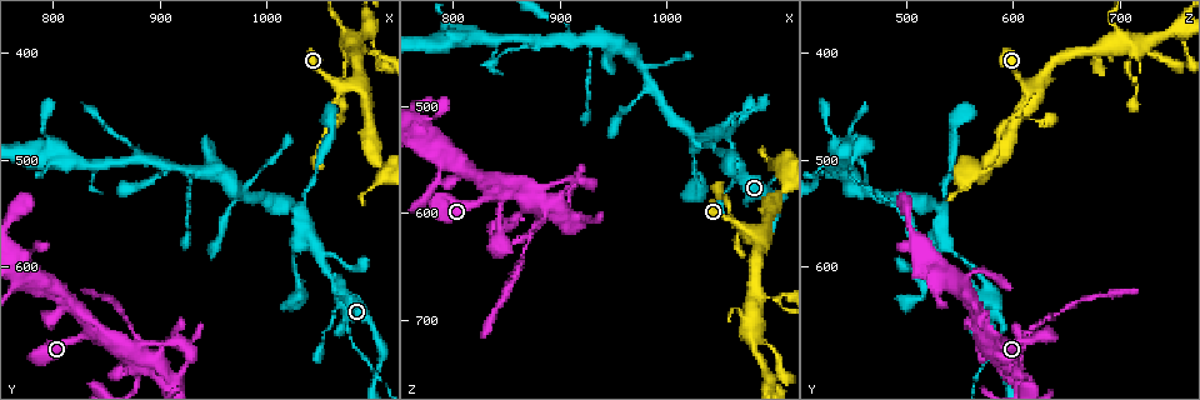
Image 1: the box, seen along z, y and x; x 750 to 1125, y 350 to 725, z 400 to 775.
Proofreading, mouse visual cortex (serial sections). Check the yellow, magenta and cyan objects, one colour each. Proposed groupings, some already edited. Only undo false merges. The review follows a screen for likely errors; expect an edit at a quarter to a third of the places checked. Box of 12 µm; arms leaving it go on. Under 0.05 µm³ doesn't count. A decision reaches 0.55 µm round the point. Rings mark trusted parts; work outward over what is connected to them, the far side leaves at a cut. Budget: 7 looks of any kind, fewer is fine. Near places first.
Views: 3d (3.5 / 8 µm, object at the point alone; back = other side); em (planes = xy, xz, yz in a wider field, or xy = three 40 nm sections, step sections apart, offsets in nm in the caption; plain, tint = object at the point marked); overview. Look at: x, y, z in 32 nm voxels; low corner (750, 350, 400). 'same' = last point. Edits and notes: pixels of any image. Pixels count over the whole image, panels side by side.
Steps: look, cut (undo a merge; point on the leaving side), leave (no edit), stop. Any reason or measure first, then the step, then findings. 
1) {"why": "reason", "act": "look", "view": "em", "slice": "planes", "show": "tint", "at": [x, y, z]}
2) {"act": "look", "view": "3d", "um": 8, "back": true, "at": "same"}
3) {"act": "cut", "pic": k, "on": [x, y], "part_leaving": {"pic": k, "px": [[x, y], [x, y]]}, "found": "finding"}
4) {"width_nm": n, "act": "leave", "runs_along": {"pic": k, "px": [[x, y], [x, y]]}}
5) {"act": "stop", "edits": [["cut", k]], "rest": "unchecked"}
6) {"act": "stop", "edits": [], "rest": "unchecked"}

{"why": "narrows sharply", "act": "look", "view": "3d", "um": 3.5, "at": [1060, 458, 596]}

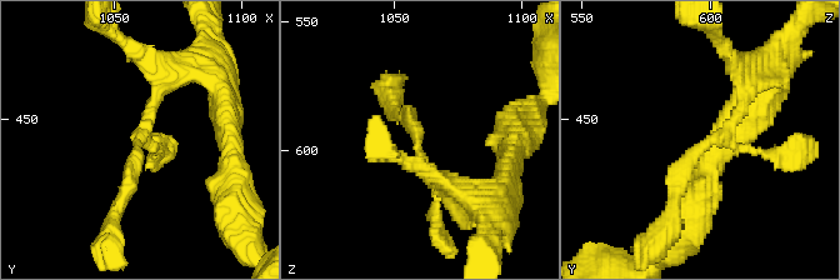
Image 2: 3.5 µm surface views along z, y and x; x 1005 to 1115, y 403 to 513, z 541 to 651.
{"why": "now the EM", "act": "look", "view": "em", "slice": "xy", "step": 3, "show": "tint", "at": [1060, 461, 597]}

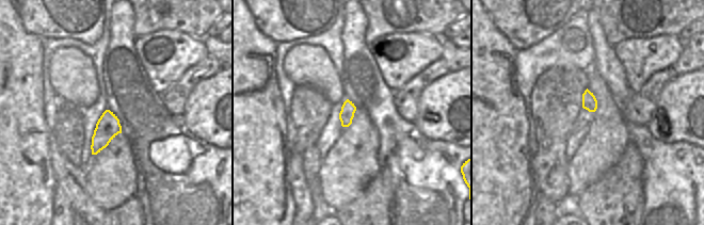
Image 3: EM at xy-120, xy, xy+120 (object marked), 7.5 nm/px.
{"why": "cut it another way", "act": "look", "view": "em", "slice": "xy", "step": 1, "show": "tint", "at": "same"}

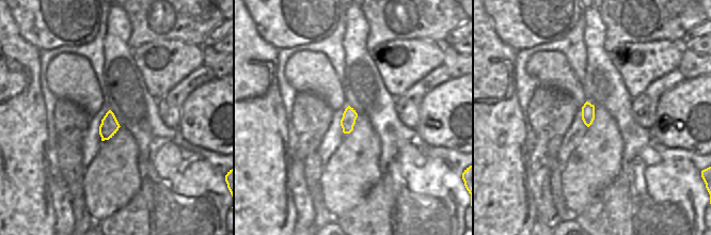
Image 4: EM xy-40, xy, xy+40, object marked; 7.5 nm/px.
{"act": "leave", "runs_along": {"pic": 2, "px": [[746, 88], [685, 164], [673, 218]]}, "found": "continuous, no second cell"}

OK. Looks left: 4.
{"why": "small branch off a trunk", "act": "look", "view": "3d", "um": 3.5, "at": [1080, 394, 722]}

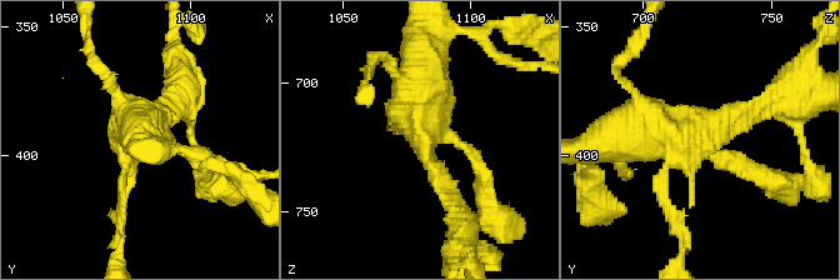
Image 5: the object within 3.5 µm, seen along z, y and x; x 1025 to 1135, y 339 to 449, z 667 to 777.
{"why": "shape alone is not enough", "act": "look", "view": "em", "slice": "xy", "step": 5, "show": "tint", "at": [1082, 392, 722]}

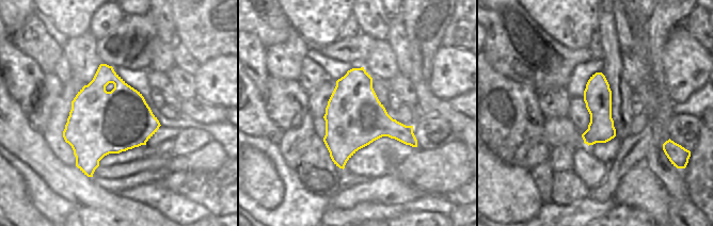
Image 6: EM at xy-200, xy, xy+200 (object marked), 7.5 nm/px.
{"width_nm": 440, "act": "leave", "runs_along": {"pic": 5, "px": [[594, 148], [748, 118]]}, "found": "continuous, no second cell"}

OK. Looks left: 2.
{"why": "thin neck", "act": "look", "view": "3d", "um": 3.5, "at": [1072, 594, 506]}

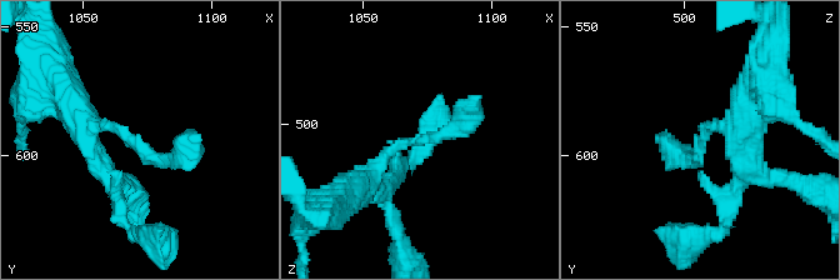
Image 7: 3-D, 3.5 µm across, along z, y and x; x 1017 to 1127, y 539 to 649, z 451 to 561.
{"why": "need the tissue", "act": "look", "view": "em", "slice": "xy", "step": 1, "show": "tint", "at": [1070, 595, 506]}

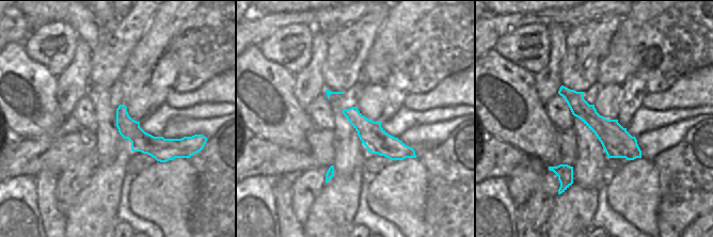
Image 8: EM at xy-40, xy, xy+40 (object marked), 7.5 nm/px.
{"act": "leave", "found": "continuous, no second cell"}

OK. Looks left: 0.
{"act": "stop", "edits": [], "rest": "unchecked"}

